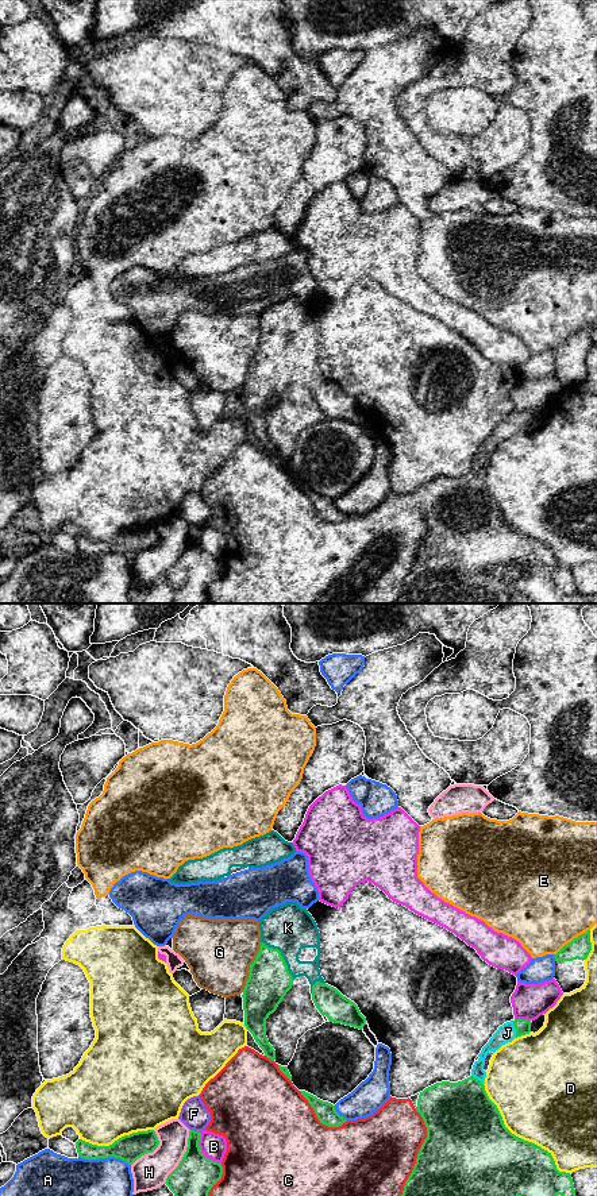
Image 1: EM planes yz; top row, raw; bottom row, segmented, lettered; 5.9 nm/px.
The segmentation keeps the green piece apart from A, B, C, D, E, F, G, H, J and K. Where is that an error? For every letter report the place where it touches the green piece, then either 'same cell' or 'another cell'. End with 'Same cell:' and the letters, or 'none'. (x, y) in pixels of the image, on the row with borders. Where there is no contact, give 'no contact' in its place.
A: yz (104, 1157) | another cell
B: yz (200, 1152) | another cell
C: yz (419, 1152) | another cell
D: yz (520, 1138) | another cell
E: yz (573, 940) | another cell
F: yz (196, 1131) | another cell
G: yz (250, 967) | another cell
H: yz (183, 1157) | another cell
J: yz (516, 1029) | same cell
K: yz (281, 956) | same cell
Same cell: J, K

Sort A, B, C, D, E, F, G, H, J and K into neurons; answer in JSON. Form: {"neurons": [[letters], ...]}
{"neurons": [["A", "F"], ["B"], ["C"], ["D"], ["E"], ["G"], ["H"], ["J", "K"]]}

